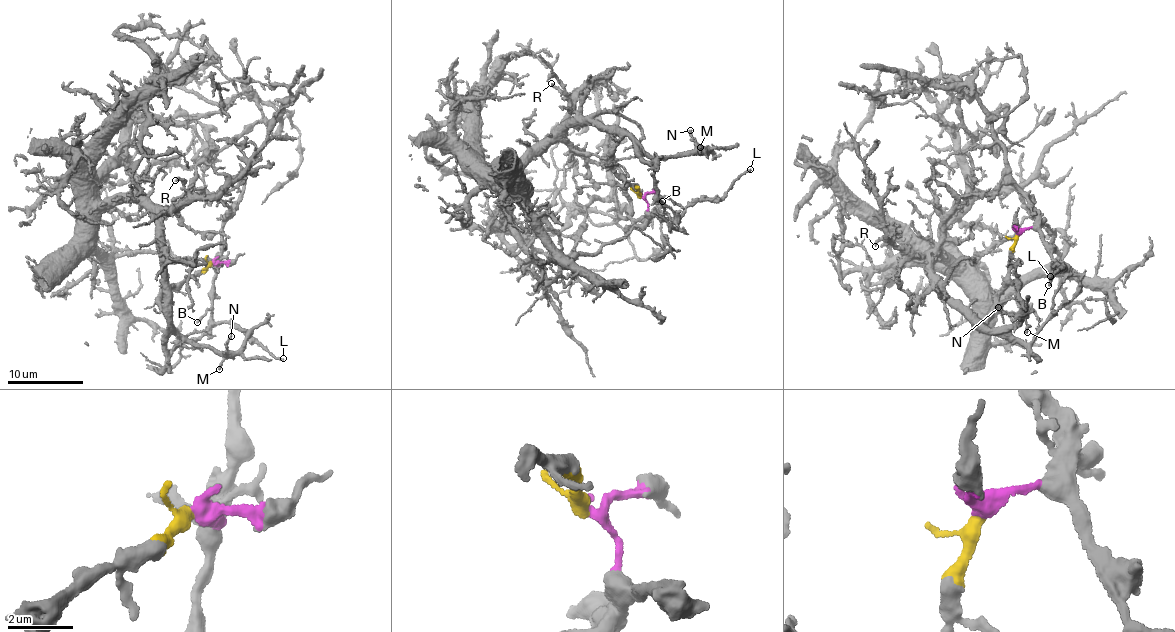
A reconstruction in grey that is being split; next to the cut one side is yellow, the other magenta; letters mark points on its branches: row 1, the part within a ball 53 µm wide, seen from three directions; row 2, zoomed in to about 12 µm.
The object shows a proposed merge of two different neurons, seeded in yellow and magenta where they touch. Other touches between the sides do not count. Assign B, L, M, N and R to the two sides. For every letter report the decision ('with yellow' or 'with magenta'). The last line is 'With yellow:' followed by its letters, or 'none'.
B: with magenta
L: with magenta
M: with yellow
N: with yellow
R: with yellow
With yellow: M, N, R

